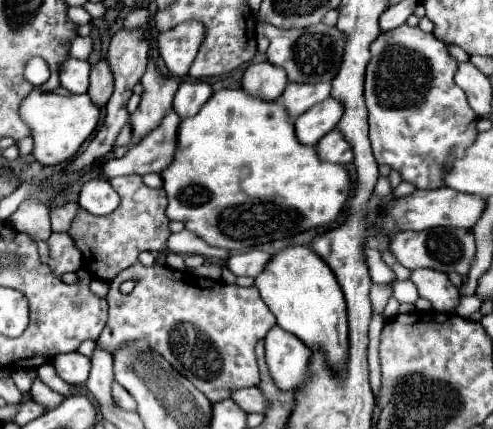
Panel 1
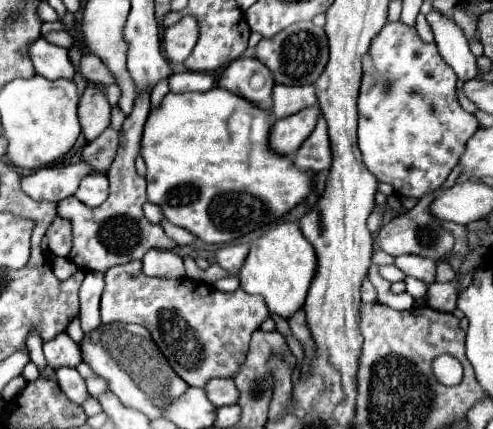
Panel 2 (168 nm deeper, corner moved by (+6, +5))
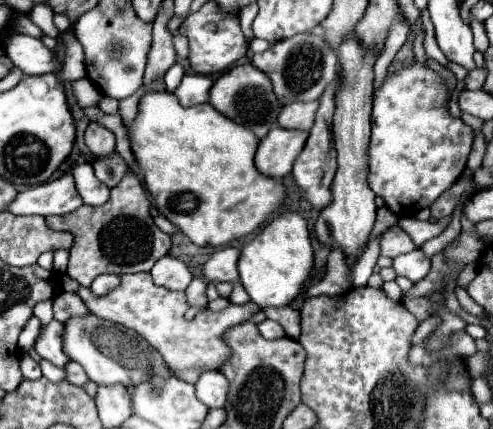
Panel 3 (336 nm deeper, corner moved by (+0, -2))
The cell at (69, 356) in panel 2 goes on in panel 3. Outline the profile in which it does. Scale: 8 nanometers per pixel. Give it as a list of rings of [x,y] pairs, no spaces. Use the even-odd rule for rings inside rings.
[[[53,320],[45,328],[45,332],[37,338],[35,350],[43,360],[49,360],[51,364],[65,368],[69,364],[69,358],[63,352],[63,324]]]

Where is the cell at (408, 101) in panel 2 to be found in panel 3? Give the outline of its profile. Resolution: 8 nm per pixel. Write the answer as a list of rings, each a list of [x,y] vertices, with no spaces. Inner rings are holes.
[[[413,60],[401,66],[393,74],[385,76],[385,82],[375,90],[375,110],[371,120],[371,144],[369,144],[369,186],[381,196],[387,208],[399,216],[413,216],[421,208],[431,206],[451,184],[455,184],[467,164],[467,156],[475,142],[475,130],[461,118],[449,114],[449,86],[445,78]]]

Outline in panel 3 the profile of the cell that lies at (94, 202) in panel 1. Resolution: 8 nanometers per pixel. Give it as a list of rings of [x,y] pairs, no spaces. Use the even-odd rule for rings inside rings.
[[[79,164],[79,166],[75,166],[73,168],[73,176],[75,176],[77,192],[83,198],[83,204],[103,206],[109,200],[109,188],[95,178],[91,164]]]

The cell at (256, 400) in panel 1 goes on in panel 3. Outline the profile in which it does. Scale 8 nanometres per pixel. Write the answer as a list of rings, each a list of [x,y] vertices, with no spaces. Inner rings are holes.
[[[203,372],[195,384],[197,398],[207,408],[225,408],[229,384],[221,372]]]

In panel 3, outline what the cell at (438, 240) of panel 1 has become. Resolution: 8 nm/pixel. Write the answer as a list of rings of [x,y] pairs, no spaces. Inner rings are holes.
[[[389,228],[383,236],[381,236],[381,256],[389,256],[389,258],[397,258],[401,254],[413,252],[417,246],[411,240],[409,234],[405,234],[401,228]]]

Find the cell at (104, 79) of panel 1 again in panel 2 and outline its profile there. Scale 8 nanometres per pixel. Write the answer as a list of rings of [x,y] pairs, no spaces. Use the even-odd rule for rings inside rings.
[[[87,87],[79,101],[81,133],[87,141],[99,137],[111,123],[111,105],[97,87]]]

